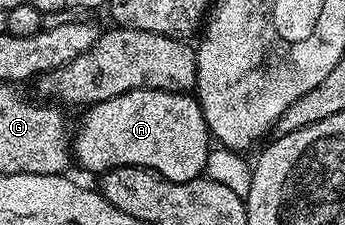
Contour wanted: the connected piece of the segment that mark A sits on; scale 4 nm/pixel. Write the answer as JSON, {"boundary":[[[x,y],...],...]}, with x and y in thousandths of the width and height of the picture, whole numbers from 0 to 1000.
{"boundary":[[[391,396],[345,431],[322,431],[296,458],[272,458],[217,564],[206,618],[206,689],[235,742],[301,769],[336,742],[420,742],[449,760],[484,804],[554,804],[591,782],[600,698],[612,667],[606,560],[588,520],[588,484],[557,418],[522,404],[452,404]]]}

